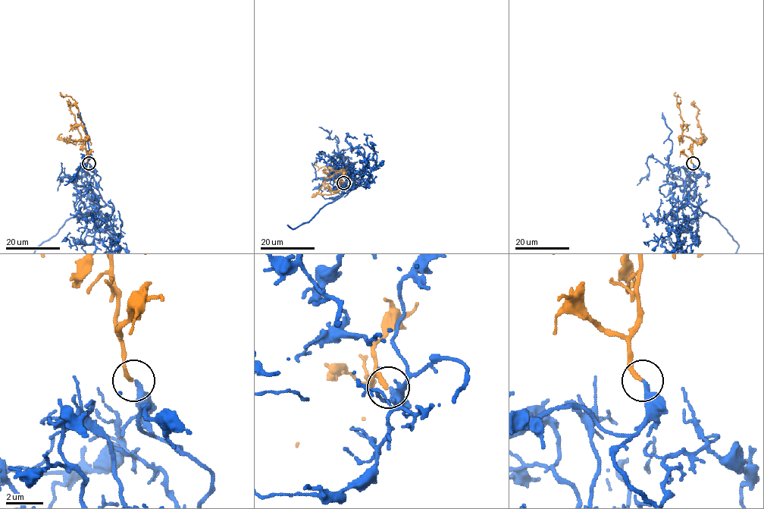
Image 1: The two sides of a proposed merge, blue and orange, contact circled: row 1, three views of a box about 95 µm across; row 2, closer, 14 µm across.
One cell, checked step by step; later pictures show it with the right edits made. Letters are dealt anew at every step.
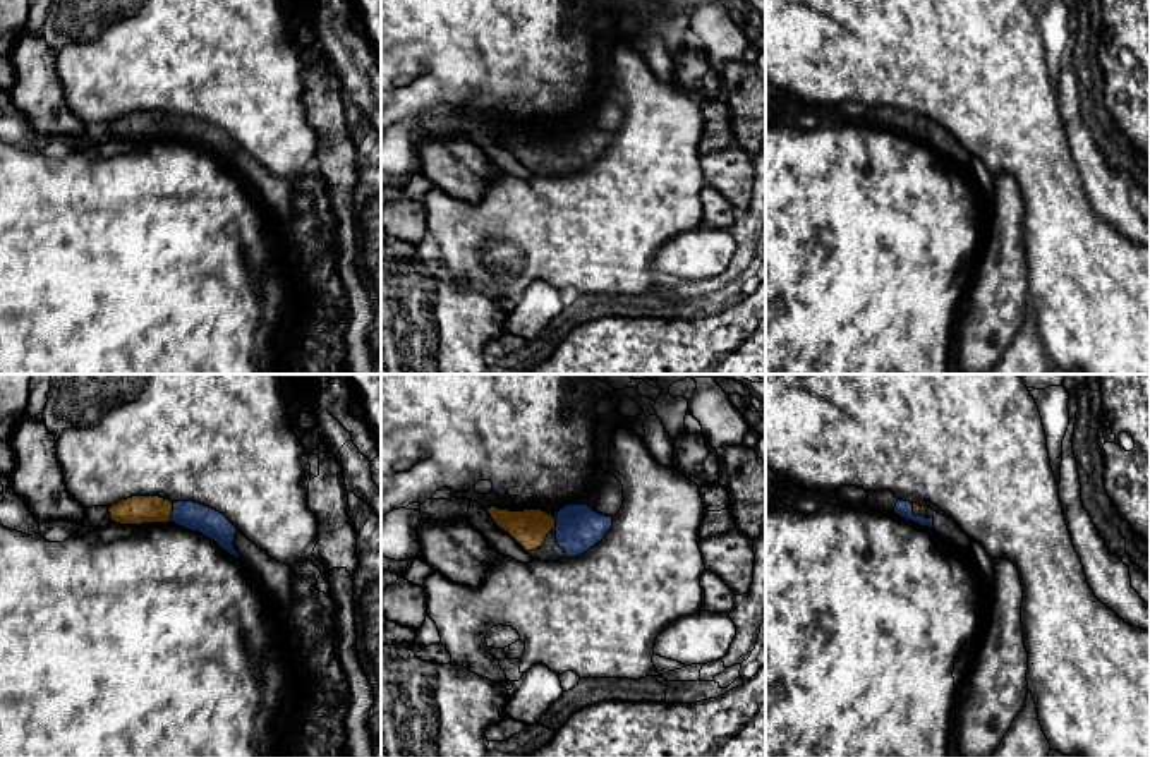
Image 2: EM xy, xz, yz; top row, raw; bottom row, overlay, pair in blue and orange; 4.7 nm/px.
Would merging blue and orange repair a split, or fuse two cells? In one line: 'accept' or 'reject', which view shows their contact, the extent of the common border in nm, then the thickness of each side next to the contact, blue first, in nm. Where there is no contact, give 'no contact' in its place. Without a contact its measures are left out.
accept; contact in xy; length 90 nm; calibres 140 and 140 nm

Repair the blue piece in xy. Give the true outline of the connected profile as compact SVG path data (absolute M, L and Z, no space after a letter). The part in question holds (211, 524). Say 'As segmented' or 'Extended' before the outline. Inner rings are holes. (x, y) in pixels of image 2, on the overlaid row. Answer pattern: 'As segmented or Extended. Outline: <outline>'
Extended. Outline: M132 496L108 508L110 520L120 525L175 524L215 541L230 556L240 560L233 546L237 527L220 512L194 503L160 496Z

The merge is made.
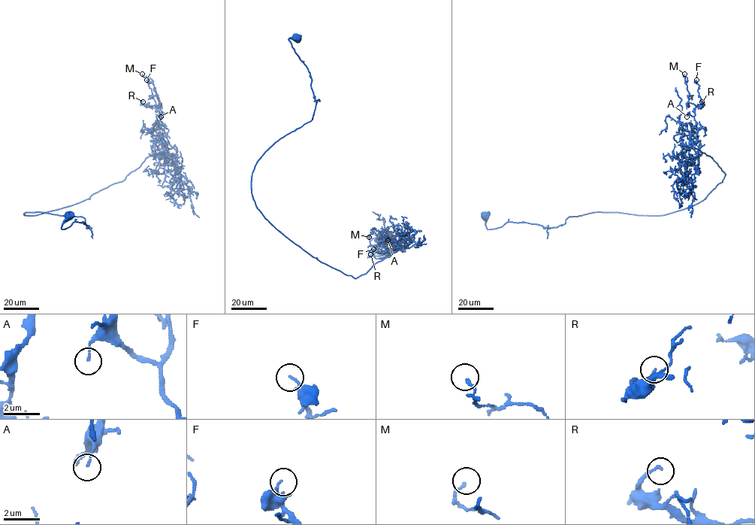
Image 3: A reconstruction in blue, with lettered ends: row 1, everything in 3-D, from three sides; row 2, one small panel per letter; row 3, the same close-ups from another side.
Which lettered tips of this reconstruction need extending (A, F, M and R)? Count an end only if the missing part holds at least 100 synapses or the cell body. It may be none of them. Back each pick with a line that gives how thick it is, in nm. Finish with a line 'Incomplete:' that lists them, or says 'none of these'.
Incomplete: none of these

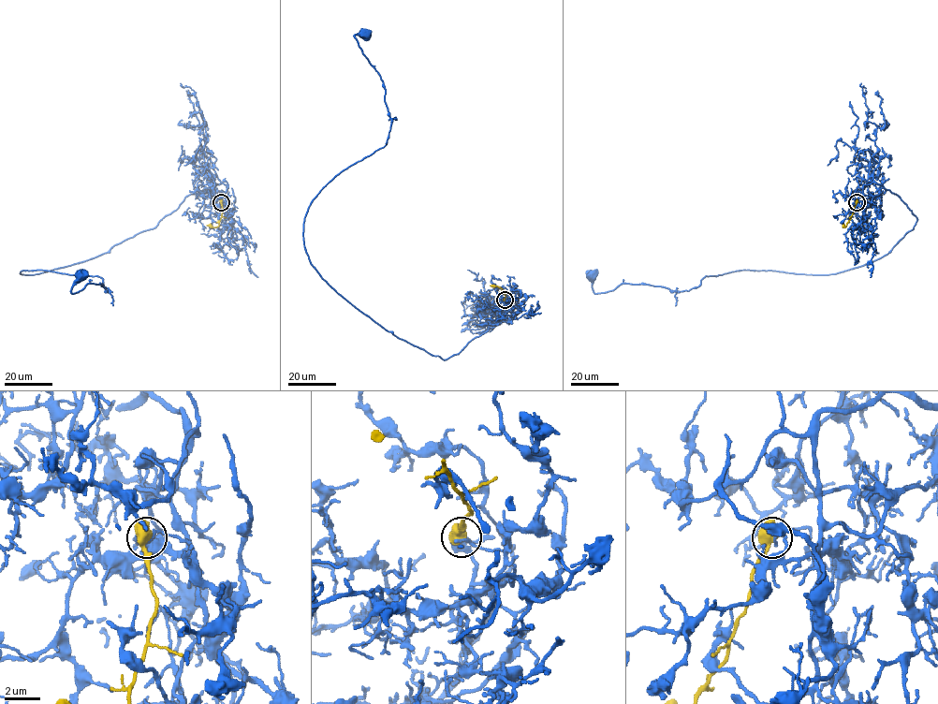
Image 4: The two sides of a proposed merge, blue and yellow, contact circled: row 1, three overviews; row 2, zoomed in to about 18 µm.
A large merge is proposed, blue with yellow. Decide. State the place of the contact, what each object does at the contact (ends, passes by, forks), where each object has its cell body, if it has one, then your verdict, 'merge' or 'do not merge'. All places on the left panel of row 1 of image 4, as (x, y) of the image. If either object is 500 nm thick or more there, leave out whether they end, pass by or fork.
place (221, 202); soma blue (81, 275); soma yellow none; do not merge

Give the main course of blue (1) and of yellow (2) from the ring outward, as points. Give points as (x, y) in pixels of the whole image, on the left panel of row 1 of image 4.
1: (222, 202), (213, 185), (108, 252), (20, 273), (98, 275), (108, 291), (87, 284), (72, 293), (81, 274)
2: (221, 202), (219, 225), (214, 227), (207, 225)

